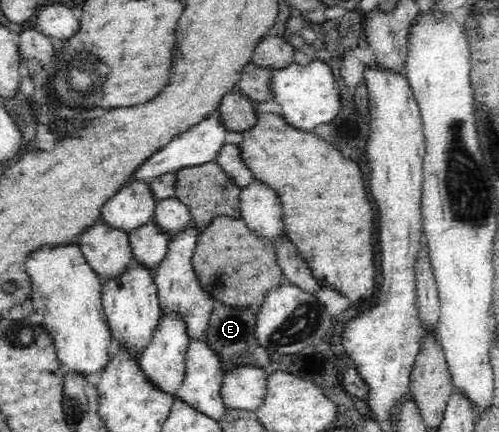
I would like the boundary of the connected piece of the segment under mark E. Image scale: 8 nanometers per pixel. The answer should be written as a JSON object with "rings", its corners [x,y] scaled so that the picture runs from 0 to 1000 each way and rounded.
{"rings":[[[433,701],[427,711],[419,755],[411,766],[413,787],[445,822],[449,859],[457,861],[477,845],[509,843],[533,850],[541,843],[539,810],[515,785],[515,718],[517,713],[507,715],[503,708],[489,713],[449,701]]]}

